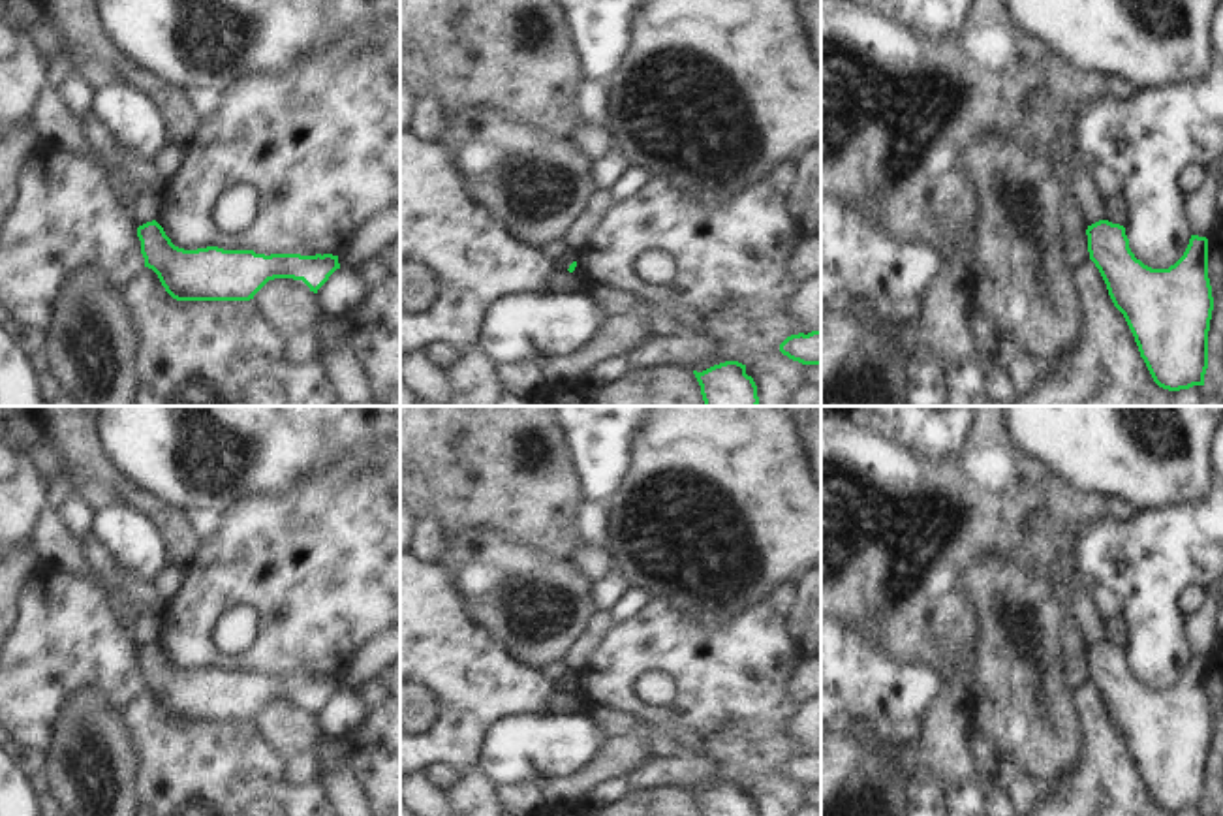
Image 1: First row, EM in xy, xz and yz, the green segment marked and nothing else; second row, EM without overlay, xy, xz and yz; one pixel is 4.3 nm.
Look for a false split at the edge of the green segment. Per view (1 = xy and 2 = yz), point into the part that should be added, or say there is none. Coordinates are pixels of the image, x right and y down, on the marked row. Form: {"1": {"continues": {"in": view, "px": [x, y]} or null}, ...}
{"1": {"continues": null}, "2": {"continues": null}}

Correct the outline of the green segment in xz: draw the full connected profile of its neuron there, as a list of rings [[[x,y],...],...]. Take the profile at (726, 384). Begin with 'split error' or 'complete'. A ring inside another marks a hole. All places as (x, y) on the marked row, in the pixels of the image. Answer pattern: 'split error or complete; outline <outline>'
complete; outline [[[725,361],[703,372],[693,370],[704,406],[757,406],[757,385],[746,374],[746,365]]]

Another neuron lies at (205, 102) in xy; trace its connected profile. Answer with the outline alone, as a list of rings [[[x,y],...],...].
[[[186,88],[186,96],[197,113],[199,124],[210,120],[220,109],[220,94],[210,88]]]

